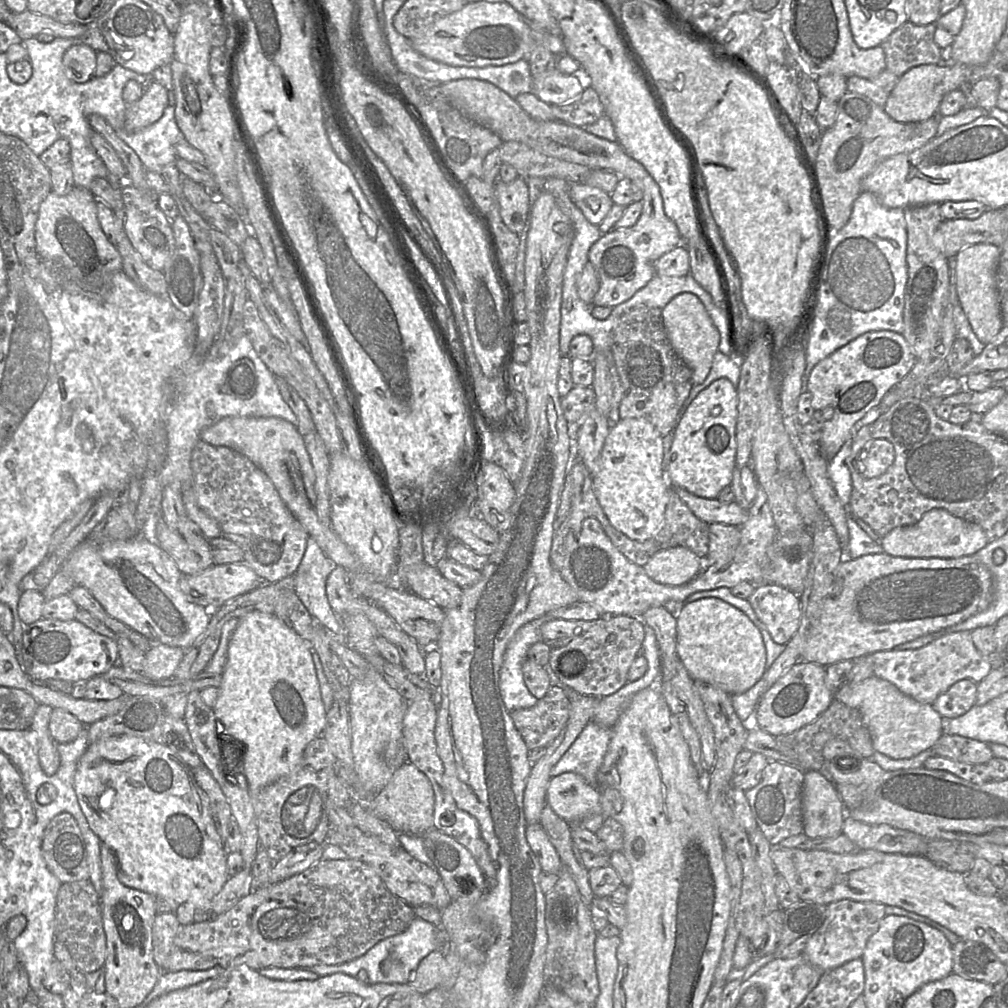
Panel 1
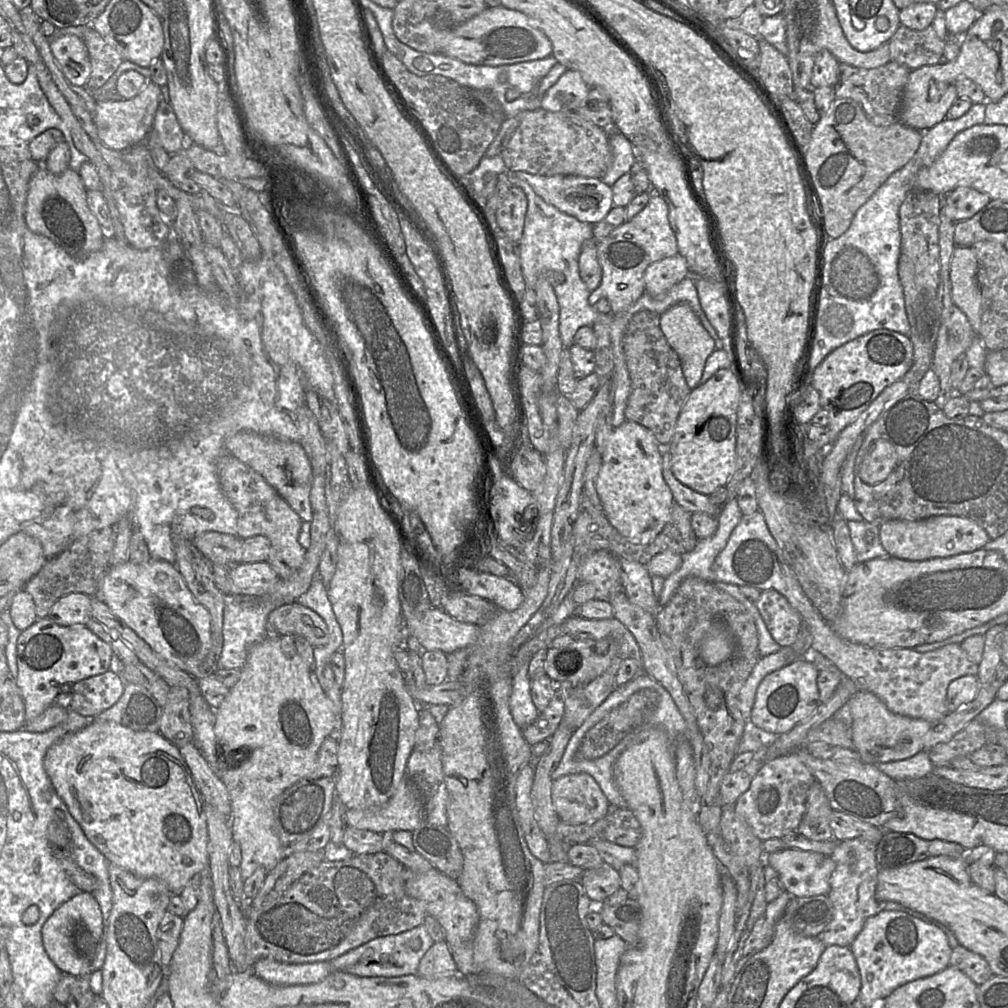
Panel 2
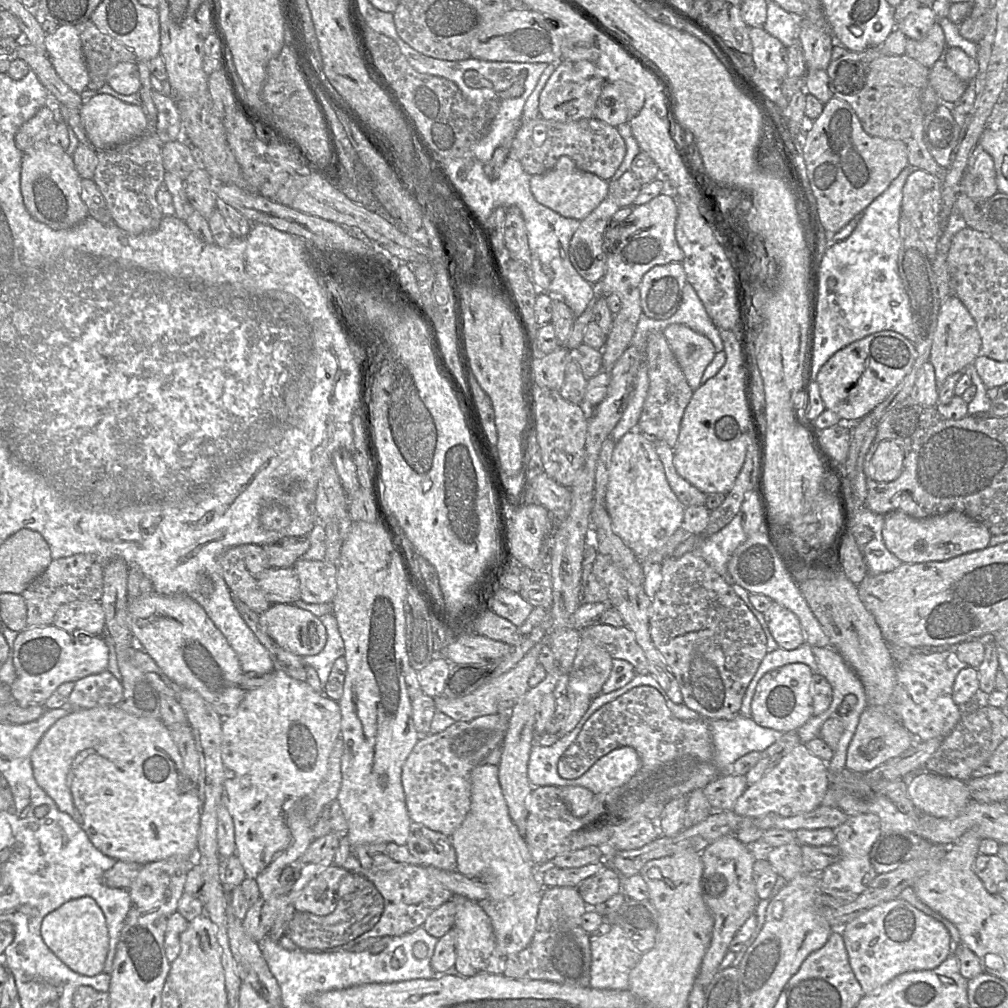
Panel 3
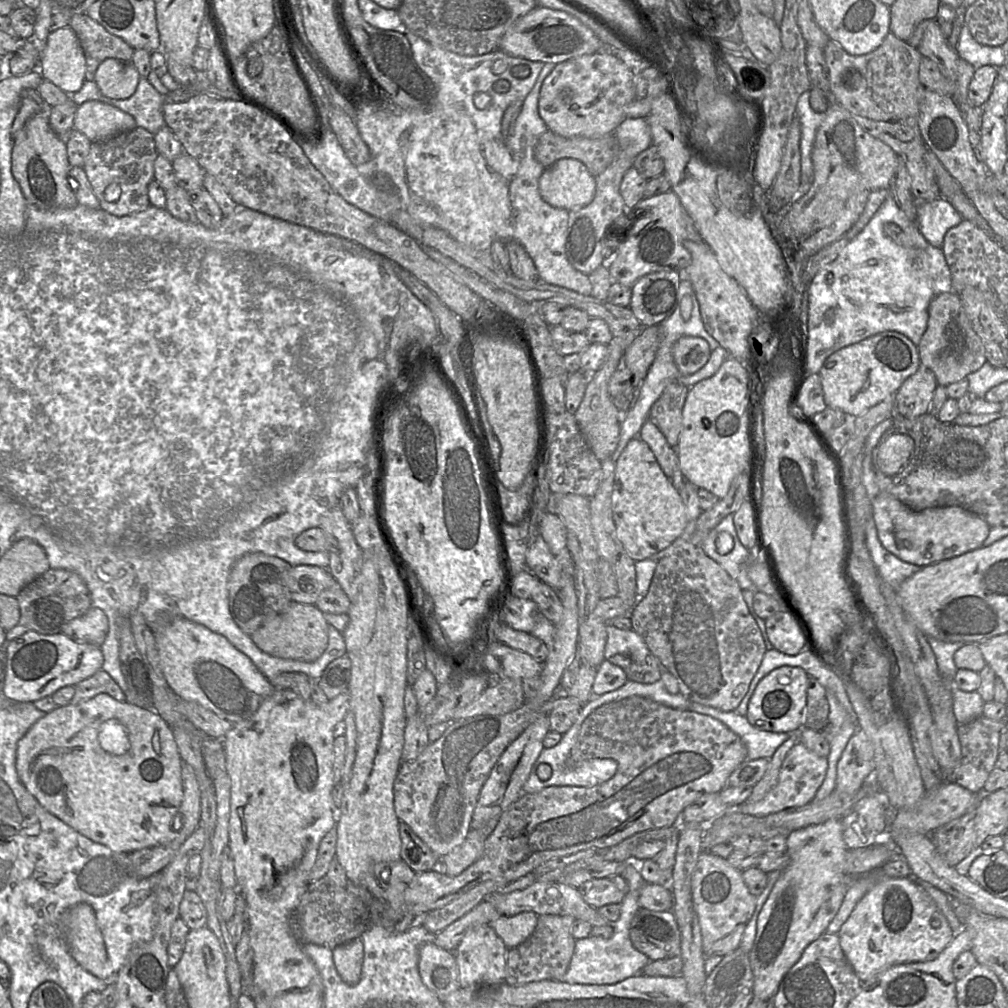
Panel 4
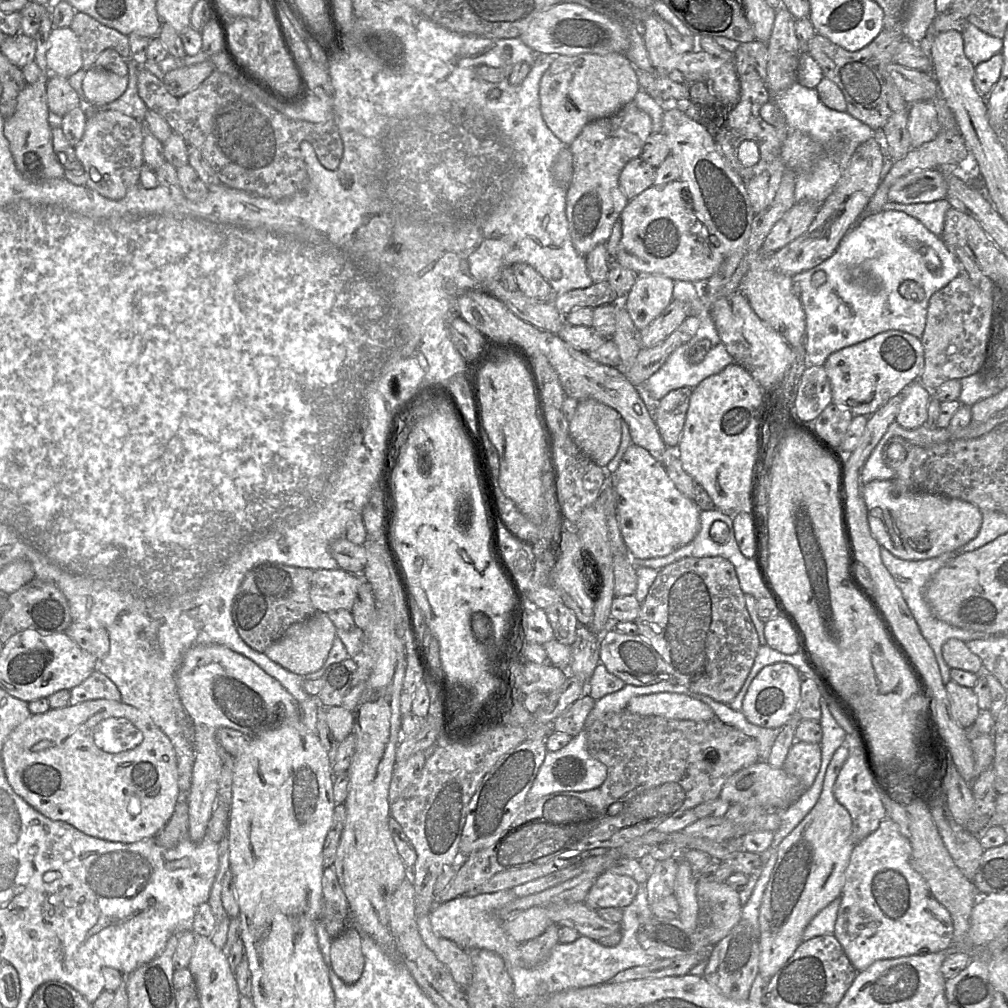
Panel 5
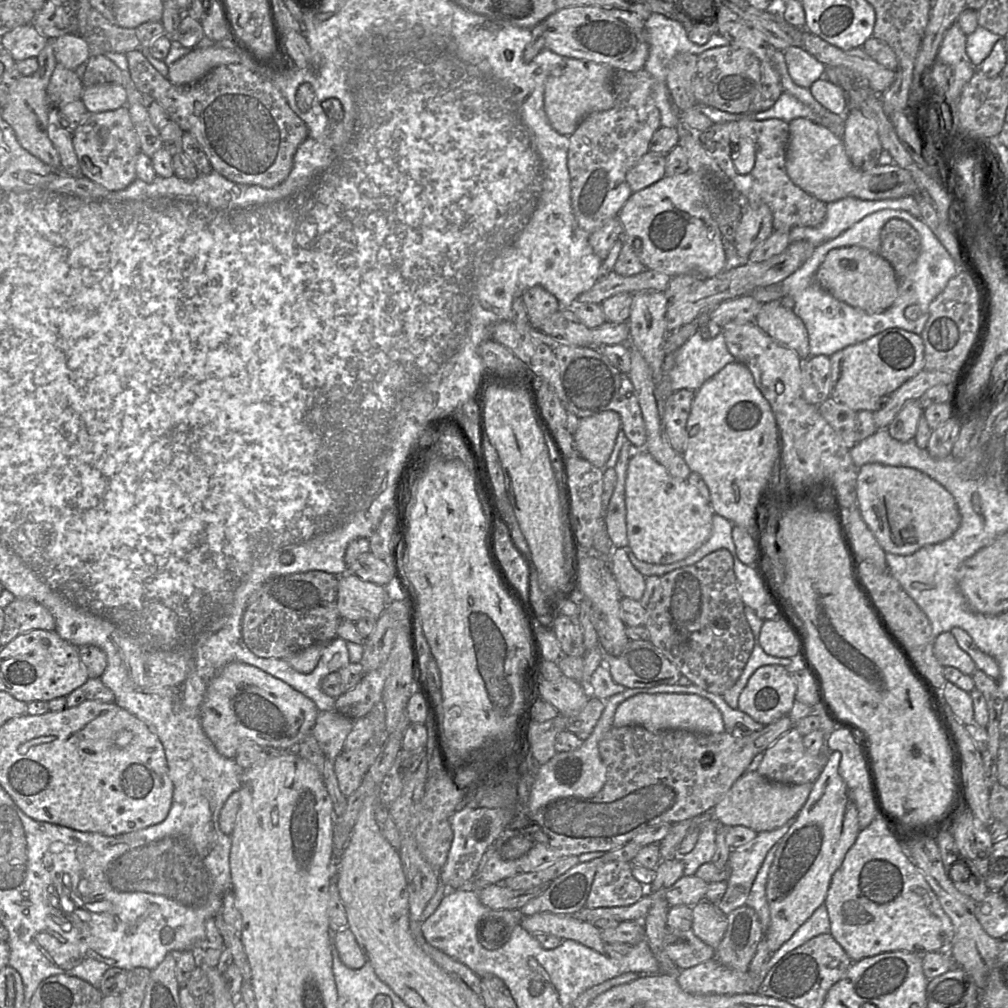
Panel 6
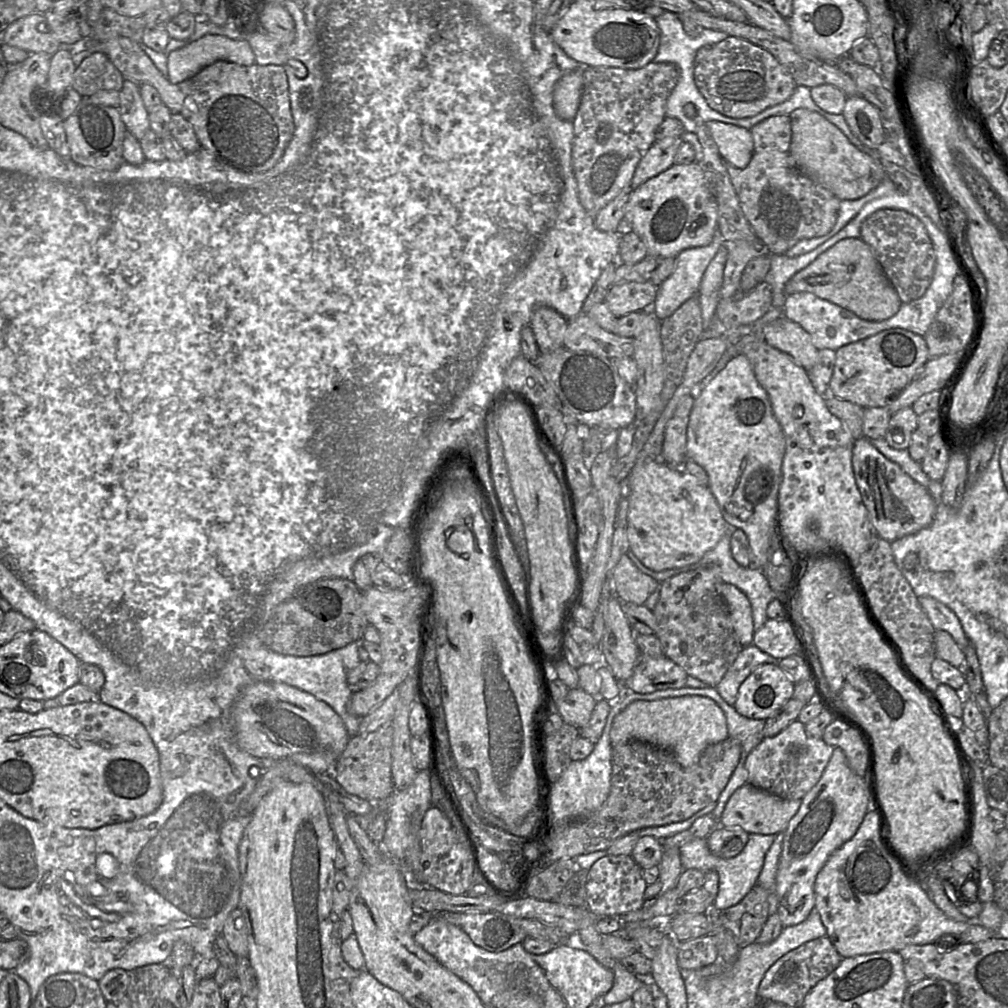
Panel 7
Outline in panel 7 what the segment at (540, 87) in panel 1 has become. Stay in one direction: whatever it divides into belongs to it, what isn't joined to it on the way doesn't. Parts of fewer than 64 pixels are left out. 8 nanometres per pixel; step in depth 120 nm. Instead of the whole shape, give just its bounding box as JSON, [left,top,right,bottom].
[553,66,584,121]

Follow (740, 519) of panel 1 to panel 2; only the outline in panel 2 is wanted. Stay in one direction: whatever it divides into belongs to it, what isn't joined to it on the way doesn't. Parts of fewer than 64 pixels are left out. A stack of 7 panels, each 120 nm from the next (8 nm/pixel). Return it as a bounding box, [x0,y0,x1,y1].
[662,447,721,517]

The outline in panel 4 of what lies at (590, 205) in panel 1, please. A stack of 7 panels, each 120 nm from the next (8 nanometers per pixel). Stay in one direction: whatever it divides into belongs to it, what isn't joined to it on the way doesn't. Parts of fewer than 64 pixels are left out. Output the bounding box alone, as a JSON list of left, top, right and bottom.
[538,158,596,211]

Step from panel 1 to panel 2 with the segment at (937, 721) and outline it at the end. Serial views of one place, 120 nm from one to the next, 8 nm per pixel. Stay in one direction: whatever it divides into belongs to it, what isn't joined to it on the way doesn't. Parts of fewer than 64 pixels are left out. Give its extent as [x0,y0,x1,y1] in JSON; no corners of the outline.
[847,691,932,764]

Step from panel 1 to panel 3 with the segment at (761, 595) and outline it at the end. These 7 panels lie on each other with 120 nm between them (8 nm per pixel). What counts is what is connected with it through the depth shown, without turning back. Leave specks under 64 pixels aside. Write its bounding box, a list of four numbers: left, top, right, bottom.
[763,602,806,650]

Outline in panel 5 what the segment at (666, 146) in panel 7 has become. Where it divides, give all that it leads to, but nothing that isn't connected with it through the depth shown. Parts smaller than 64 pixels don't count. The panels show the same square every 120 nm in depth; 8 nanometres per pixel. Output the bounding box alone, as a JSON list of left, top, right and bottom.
[619,156,656,201]

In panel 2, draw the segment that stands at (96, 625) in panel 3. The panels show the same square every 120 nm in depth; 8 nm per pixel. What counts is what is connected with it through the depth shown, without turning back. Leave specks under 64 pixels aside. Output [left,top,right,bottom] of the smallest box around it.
[46,593,92,626]

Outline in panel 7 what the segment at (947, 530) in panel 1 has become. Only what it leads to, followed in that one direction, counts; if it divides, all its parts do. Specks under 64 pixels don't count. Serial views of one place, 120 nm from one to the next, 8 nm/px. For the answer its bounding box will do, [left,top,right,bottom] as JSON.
[852,436,936,543]

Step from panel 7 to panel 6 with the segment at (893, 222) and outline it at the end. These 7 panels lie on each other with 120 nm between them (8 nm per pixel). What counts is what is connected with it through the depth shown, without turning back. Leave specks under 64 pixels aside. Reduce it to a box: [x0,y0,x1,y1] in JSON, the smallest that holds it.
[880,219,920,278]

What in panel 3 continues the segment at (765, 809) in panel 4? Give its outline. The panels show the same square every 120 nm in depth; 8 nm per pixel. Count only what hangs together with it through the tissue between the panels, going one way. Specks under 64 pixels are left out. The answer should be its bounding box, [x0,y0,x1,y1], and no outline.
[732,743,830,817]

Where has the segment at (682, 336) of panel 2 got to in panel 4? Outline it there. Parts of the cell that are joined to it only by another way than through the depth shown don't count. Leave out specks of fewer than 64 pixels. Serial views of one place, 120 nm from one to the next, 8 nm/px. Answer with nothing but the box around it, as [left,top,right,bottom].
[672,336,711,375]

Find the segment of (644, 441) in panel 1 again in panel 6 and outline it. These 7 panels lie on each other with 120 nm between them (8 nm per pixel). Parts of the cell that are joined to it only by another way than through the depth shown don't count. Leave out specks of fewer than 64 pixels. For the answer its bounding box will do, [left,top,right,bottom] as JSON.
[625,450,714,564]

